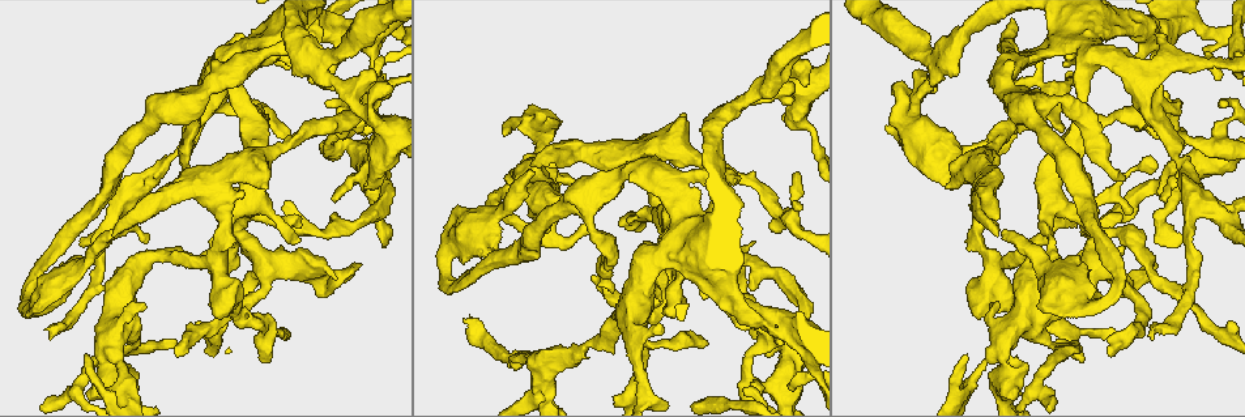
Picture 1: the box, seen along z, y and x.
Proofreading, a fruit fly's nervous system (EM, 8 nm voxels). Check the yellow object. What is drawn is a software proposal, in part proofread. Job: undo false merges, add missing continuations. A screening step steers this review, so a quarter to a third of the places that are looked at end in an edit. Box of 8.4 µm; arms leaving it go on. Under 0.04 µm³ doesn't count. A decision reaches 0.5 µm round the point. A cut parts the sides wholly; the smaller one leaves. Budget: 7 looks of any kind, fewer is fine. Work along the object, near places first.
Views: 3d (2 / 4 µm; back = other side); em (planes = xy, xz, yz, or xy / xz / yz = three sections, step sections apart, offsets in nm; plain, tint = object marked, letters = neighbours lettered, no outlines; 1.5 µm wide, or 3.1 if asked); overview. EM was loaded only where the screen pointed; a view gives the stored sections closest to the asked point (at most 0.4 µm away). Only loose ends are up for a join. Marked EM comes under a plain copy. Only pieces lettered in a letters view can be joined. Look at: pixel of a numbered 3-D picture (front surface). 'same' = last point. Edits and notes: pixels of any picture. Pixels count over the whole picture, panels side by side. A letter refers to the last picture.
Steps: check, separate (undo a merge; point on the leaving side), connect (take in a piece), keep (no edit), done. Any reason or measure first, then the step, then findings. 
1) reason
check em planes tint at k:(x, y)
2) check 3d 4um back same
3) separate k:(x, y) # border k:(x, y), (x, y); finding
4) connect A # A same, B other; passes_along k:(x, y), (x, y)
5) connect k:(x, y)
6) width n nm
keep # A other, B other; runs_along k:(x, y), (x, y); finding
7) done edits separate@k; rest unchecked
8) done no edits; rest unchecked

calibre changes
check 3d 4um at 1:(1053, 271)

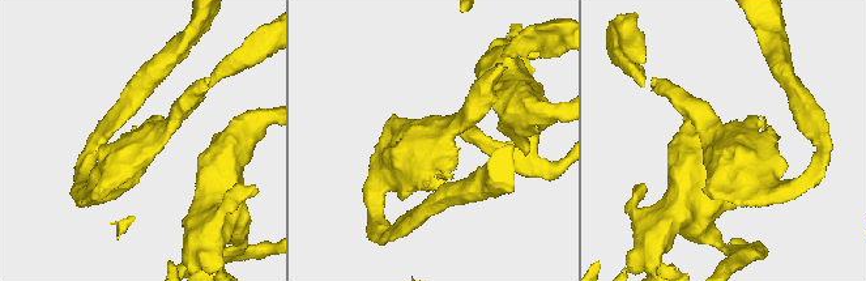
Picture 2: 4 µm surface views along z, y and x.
arm_widths 260, 480 nm; need the tissue
check em xy step 8 letters at 2:(726, 139)

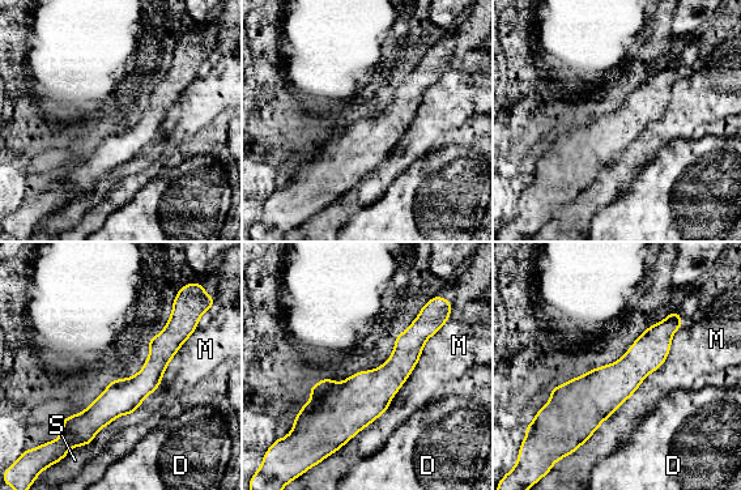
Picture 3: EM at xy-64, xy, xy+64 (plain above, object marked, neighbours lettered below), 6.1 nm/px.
check em planes letters same

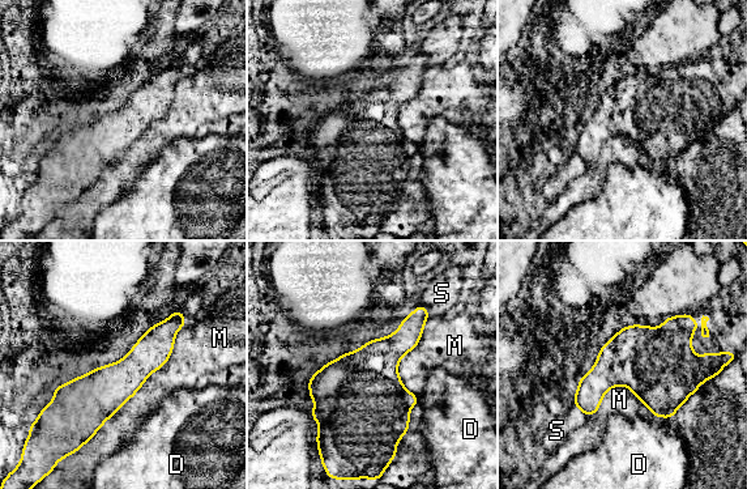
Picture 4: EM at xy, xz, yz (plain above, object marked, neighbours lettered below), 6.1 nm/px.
longest_contact M 1000 nm
keep # D other, M other, S other; runs_along 4:(176, 324), (116, 383), (51, 408); continuous, no second cell

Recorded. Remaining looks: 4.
an open end
check em planes letters at 1:(332, 276)

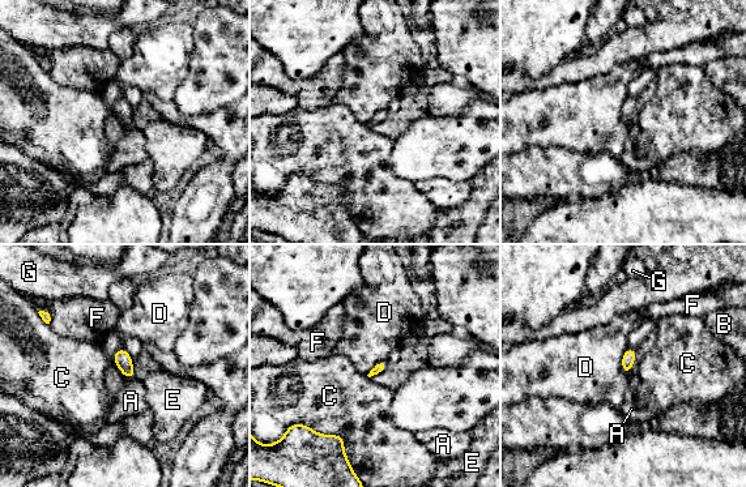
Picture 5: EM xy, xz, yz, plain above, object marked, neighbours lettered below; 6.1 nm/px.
keep # A other, B other, C other, D other, E other, F other, G other; no lettered piece goes on from it

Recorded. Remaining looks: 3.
free end
check em planes letters at 1:(179, 355)

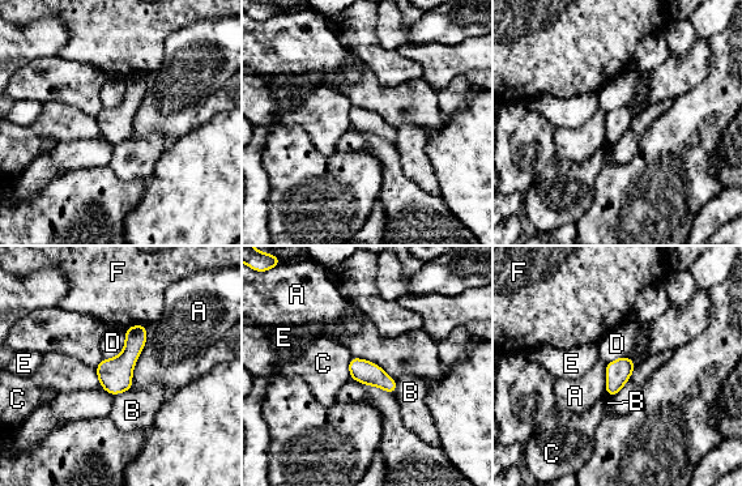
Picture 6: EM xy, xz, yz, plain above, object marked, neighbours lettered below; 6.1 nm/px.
keep # A other, B other, C other, D other, E other, F other; border 6:(129, 388), (112, 395); none of them fits

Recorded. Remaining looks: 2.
done no edits; rest unchecked

